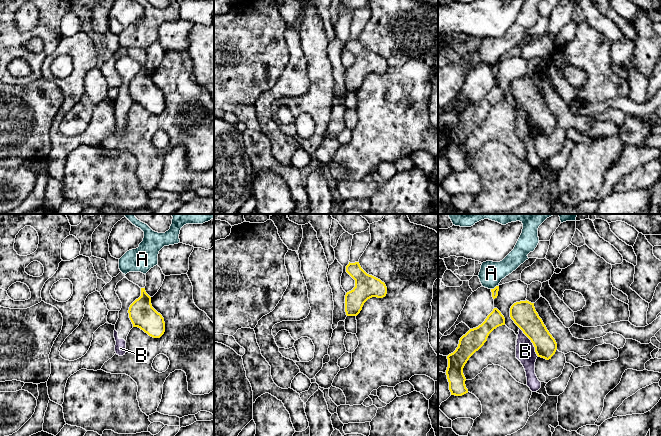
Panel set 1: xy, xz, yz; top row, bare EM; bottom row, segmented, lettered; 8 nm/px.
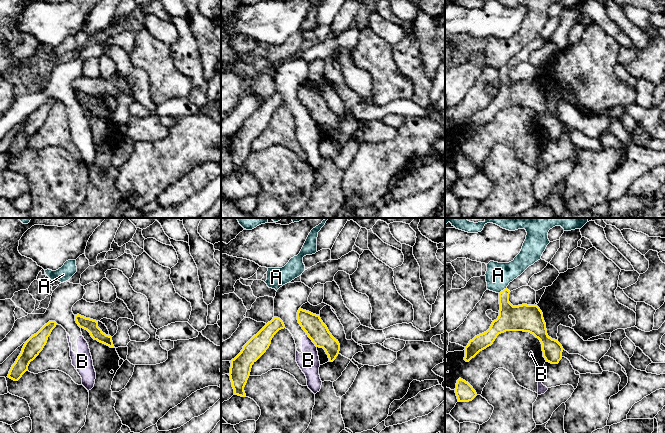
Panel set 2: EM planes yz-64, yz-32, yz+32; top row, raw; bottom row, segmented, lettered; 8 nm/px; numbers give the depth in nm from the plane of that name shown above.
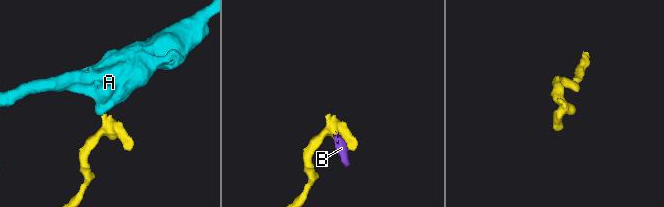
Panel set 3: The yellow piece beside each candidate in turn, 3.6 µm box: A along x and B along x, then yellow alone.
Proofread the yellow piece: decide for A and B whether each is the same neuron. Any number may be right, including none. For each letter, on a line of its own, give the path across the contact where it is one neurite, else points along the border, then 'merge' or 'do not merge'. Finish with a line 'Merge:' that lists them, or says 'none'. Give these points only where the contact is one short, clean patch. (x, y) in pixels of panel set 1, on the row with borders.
A: border yz (498, 285), (491, 289); do not merge
B: border yz (520, 328), (532, 343), (534, 351), (538, 356); do not merge
Merge: none

